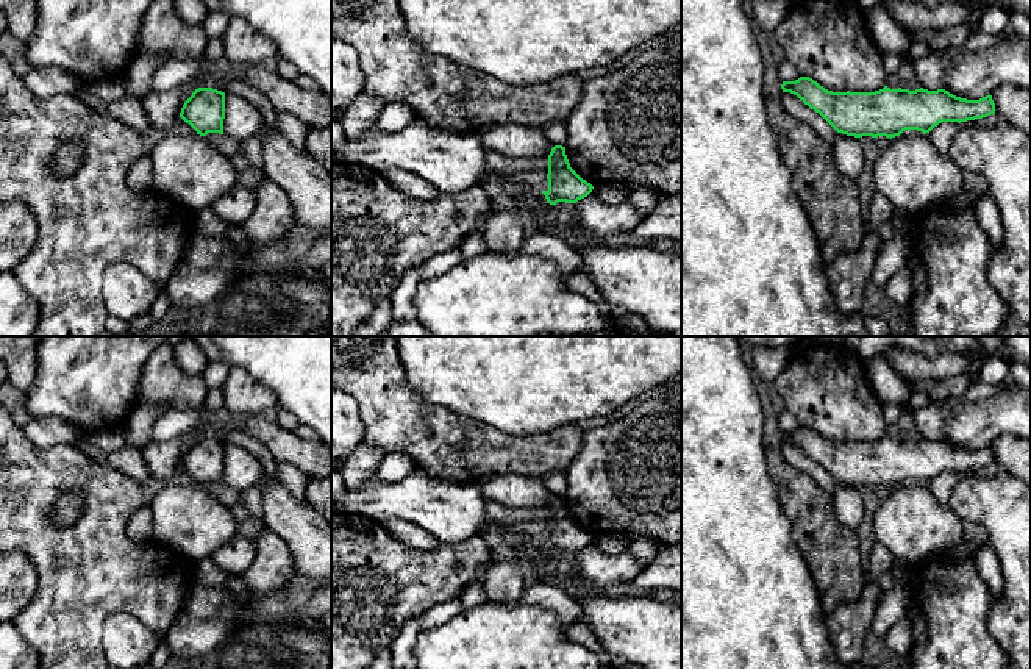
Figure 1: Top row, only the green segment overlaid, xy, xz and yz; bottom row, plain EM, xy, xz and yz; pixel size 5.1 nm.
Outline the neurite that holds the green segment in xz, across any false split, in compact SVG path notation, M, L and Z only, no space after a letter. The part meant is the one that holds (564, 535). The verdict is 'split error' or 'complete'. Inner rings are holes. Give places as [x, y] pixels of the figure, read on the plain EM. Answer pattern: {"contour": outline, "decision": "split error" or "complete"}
{"contour": "M555 495L548 505L548 539L542 541L550 555L558 552L576 553L587 547L594 536L583 530L572 517L565 497Z", "decision": "complete"}

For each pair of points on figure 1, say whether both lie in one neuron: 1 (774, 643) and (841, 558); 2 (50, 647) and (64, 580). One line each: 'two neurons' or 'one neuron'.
1: two neurons
2: one neuron

